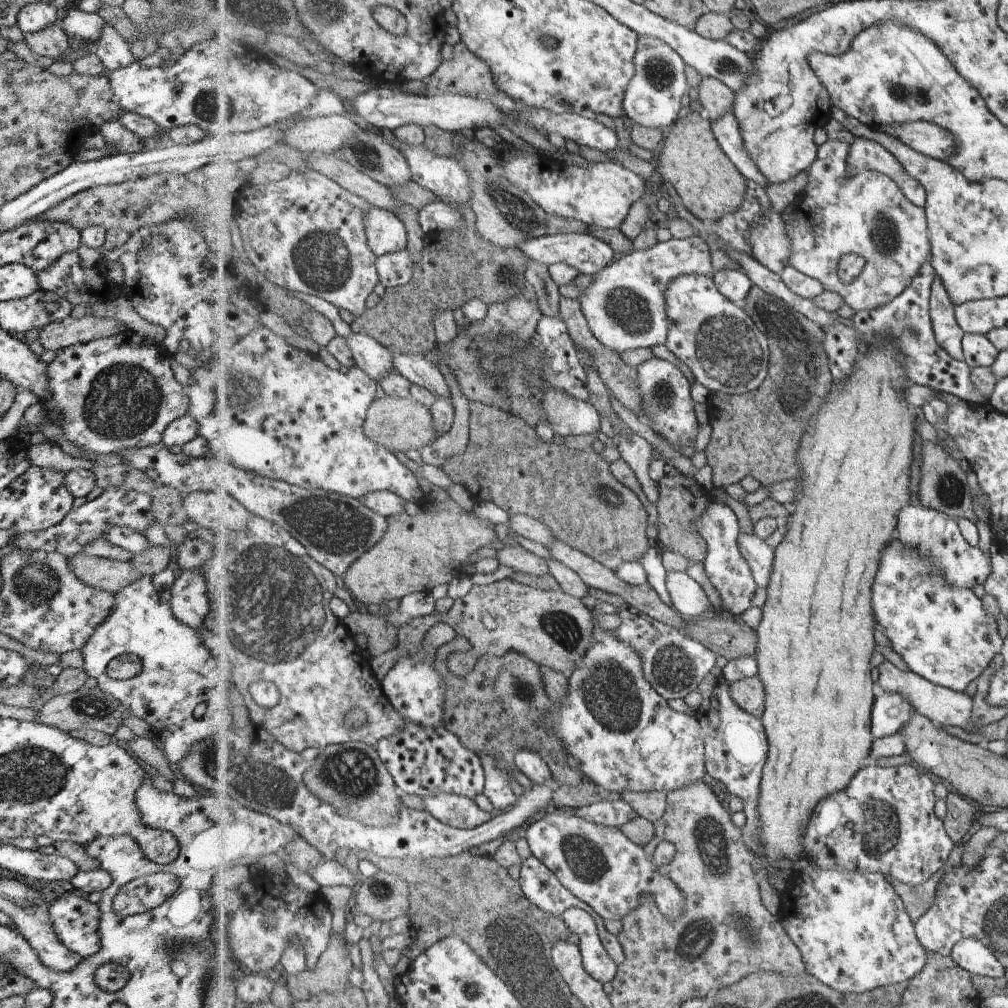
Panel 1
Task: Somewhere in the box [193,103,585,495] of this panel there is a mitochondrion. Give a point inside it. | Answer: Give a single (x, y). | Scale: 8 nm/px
(320, 259)

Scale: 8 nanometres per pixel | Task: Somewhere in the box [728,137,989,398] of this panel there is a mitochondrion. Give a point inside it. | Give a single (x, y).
(884, 236)

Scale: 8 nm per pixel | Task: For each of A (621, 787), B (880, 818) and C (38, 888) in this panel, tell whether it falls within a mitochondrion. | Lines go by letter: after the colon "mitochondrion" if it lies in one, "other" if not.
A: other
B: mitochondrion
C: other

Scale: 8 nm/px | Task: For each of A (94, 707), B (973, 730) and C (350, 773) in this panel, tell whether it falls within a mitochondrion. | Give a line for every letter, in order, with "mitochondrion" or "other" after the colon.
A: mitochondrion
B: other
C: mitochondrion

